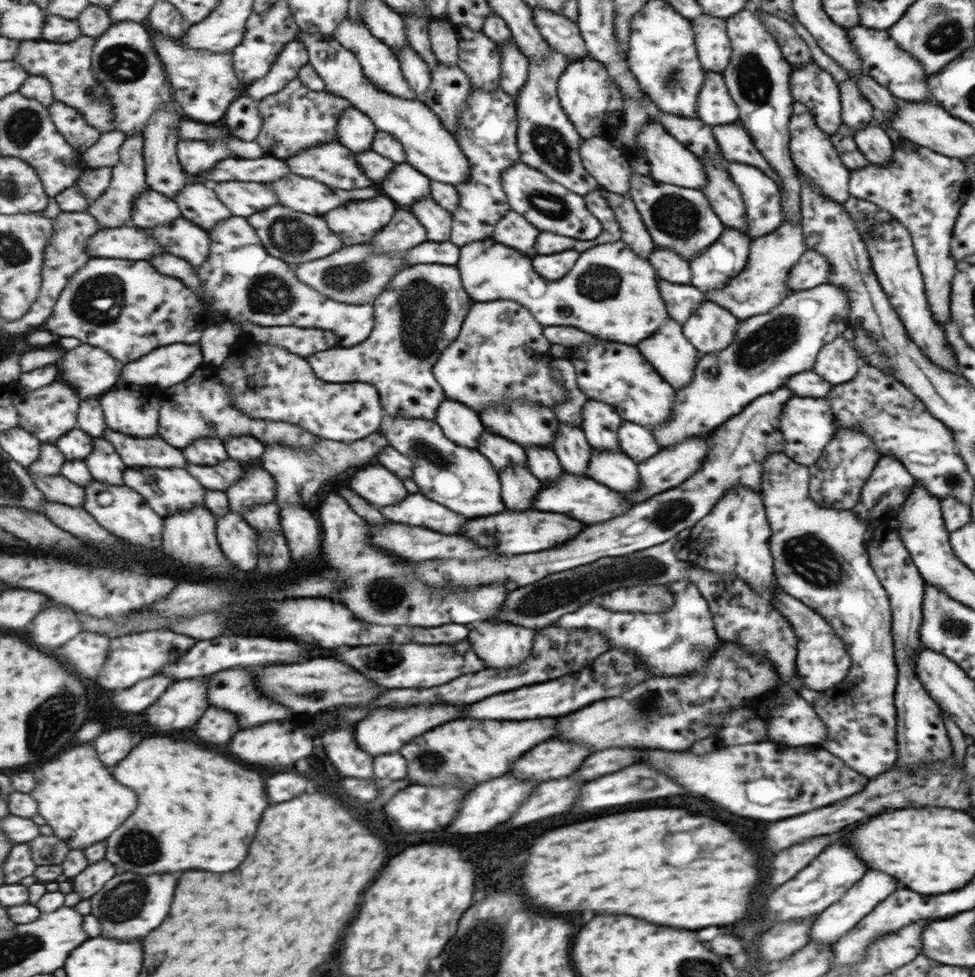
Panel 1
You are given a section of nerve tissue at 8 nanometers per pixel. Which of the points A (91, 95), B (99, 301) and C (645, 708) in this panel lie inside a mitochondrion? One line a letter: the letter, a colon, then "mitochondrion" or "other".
A: mitochondrion
B: mitochondrion
C: mitochondrion

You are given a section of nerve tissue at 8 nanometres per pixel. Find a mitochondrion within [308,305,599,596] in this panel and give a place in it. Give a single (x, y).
(419, 446)

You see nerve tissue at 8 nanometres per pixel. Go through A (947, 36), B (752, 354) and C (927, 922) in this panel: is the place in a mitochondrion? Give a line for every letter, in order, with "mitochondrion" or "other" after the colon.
A: mitochondrion
B: mitochondrion
C: other

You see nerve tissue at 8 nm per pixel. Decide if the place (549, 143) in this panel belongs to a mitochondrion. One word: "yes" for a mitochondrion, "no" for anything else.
yes

